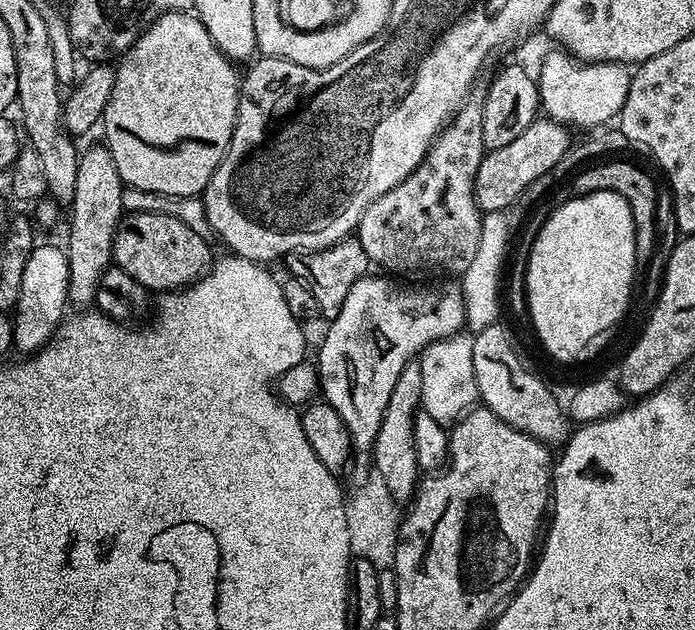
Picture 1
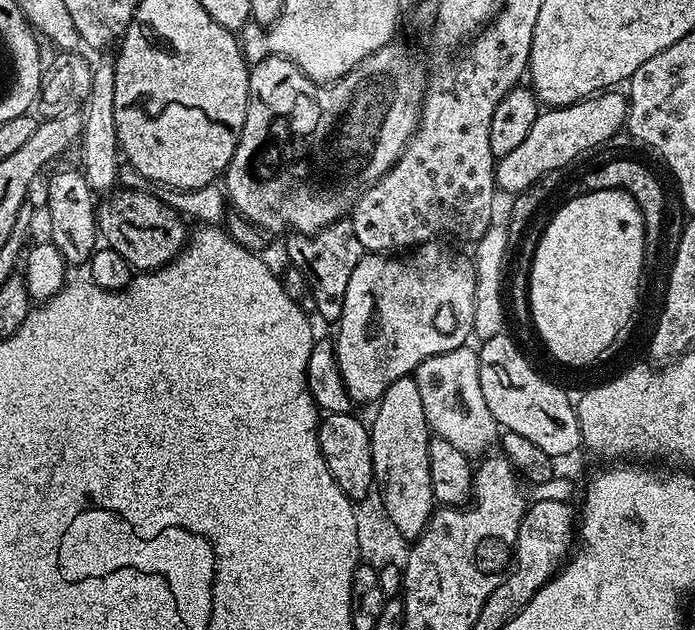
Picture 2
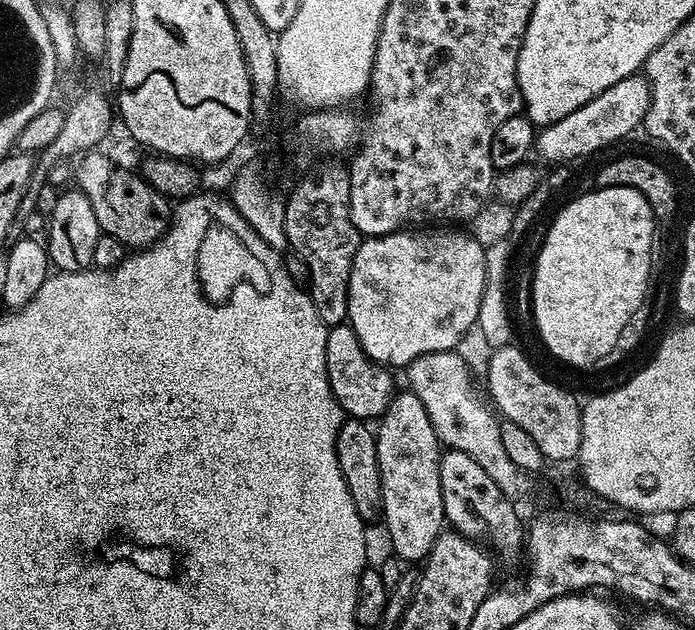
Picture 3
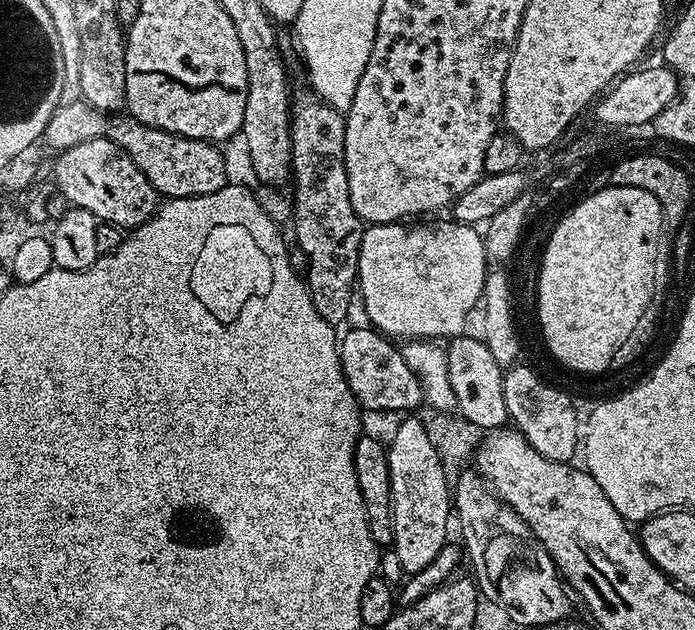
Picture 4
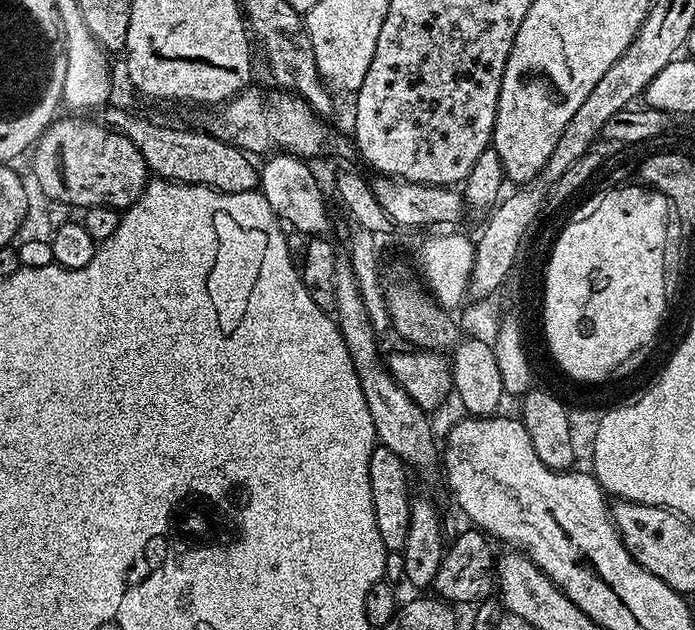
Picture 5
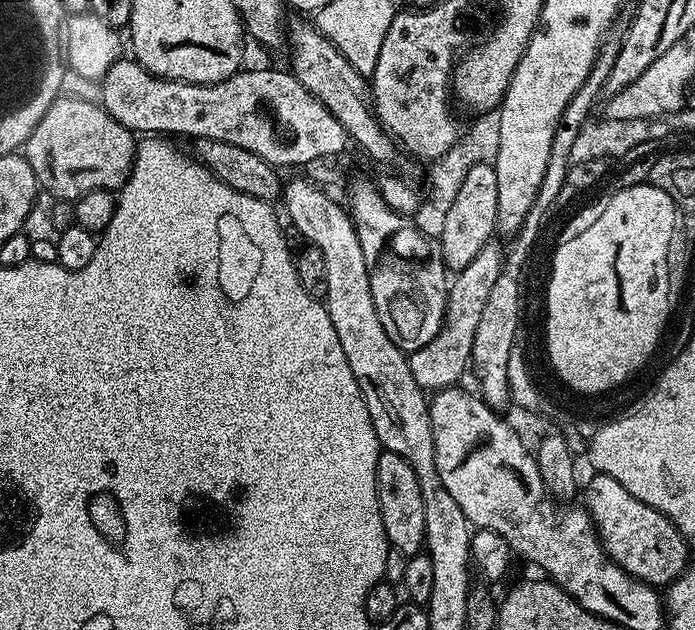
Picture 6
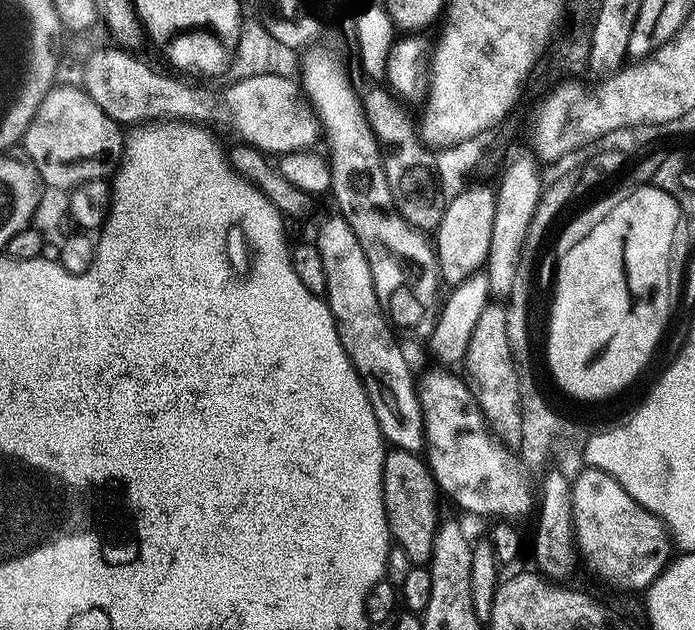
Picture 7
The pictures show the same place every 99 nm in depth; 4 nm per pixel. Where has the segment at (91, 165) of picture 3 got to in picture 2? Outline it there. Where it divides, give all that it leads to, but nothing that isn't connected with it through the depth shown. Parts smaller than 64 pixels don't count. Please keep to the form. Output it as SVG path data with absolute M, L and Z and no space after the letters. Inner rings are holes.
M122 188L107 193L99 201L98 232L102 237L103 243L107 247L118 250L118 254L122 254L122 258L126 258L126 262L133 270L155 272L162 265L171 264L186 243L186 231L184 232L185 217L175 212L170 206L166 206L166 202L162 202L159 195L153 194L151 196L150 193L139 192L136 188Z

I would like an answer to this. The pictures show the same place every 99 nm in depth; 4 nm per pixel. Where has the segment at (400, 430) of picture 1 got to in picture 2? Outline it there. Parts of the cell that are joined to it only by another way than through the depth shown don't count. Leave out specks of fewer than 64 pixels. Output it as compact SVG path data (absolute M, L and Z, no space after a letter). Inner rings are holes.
M403 376L387 387L380 397L374 420L370 422L371 454L374 458L375 485L386 512L408 542L415 542L435 507L430 483L429 442L432 433L425 418L415 377Z

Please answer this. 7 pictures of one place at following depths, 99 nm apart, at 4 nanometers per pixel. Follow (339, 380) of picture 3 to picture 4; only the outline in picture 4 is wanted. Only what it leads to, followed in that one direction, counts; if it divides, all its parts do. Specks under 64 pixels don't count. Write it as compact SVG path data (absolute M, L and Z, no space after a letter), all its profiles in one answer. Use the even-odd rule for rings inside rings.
M371 326L352 328L338 340L342 374L360 404L361 409L372 412L400 412L408 414L423 405L424 394L419 378L403 361L399 347L389 337Z

